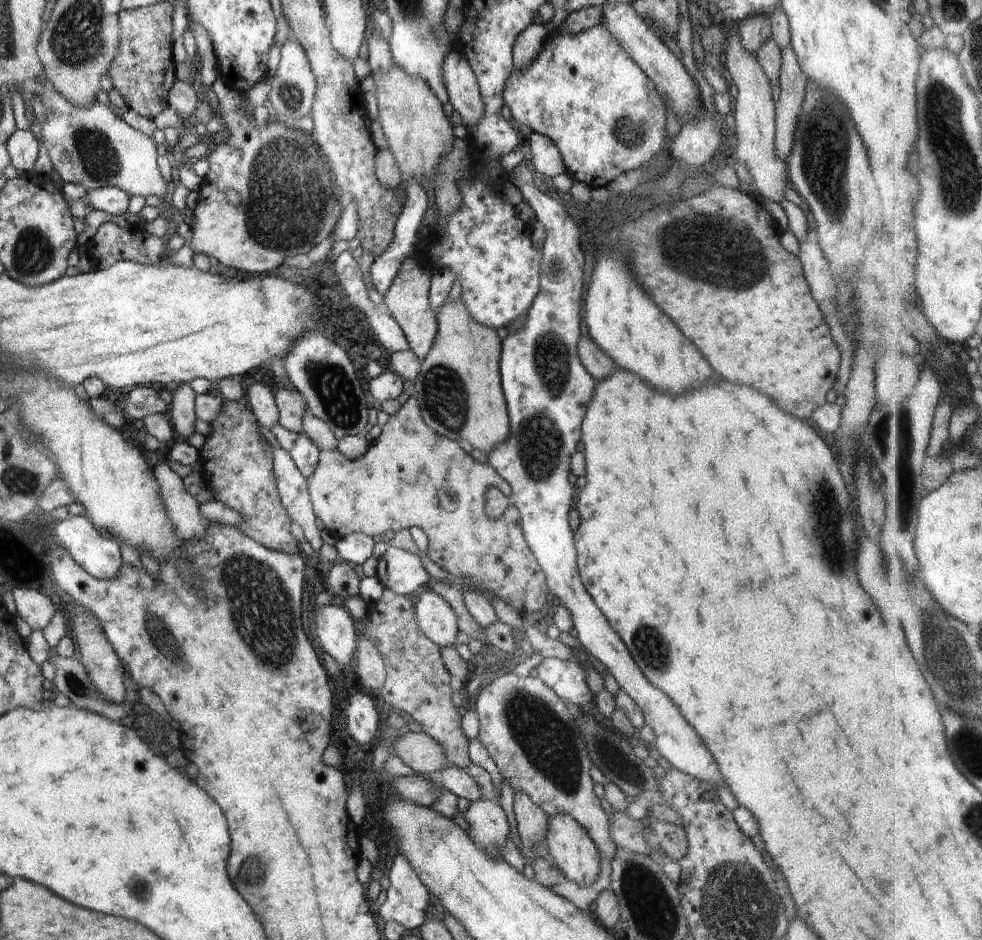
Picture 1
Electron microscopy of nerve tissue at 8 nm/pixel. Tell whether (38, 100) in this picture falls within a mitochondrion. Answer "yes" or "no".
no

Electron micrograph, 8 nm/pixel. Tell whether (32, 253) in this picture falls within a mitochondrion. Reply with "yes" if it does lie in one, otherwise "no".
yes

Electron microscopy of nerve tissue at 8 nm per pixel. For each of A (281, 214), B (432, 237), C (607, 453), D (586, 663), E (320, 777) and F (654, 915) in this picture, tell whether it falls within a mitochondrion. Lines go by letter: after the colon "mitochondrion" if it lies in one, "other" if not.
A: mitochondrion
B: other
C: other
D: other
E: other
F: mitochondrion

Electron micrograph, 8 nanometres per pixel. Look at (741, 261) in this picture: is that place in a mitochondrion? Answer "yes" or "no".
yes

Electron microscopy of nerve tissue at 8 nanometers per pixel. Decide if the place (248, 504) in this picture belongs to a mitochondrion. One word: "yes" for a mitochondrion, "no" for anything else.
no

